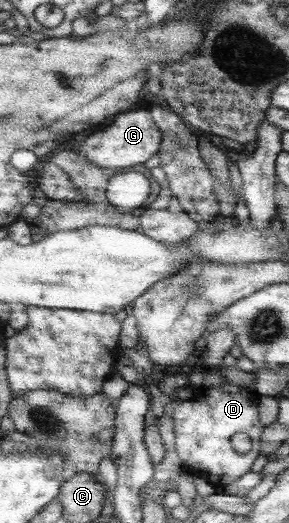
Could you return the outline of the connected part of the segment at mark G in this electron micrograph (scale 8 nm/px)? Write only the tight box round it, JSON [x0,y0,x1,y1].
[76,109,163,170]

